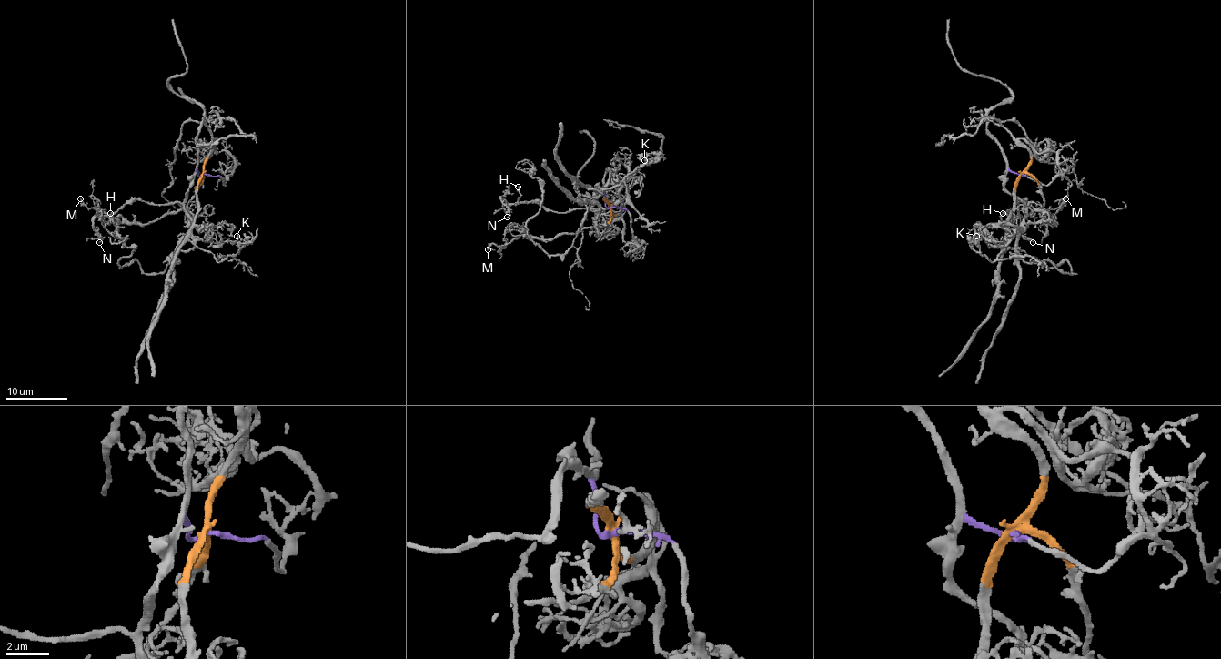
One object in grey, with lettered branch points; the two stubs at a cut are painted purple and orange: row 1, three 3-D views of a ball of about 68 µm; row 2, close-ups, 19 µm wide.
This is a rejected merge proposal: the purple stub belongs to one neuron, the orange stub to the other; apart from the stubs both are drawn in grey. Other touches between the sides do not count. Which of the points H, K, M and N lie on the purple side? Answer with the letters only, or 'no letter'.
H, N

